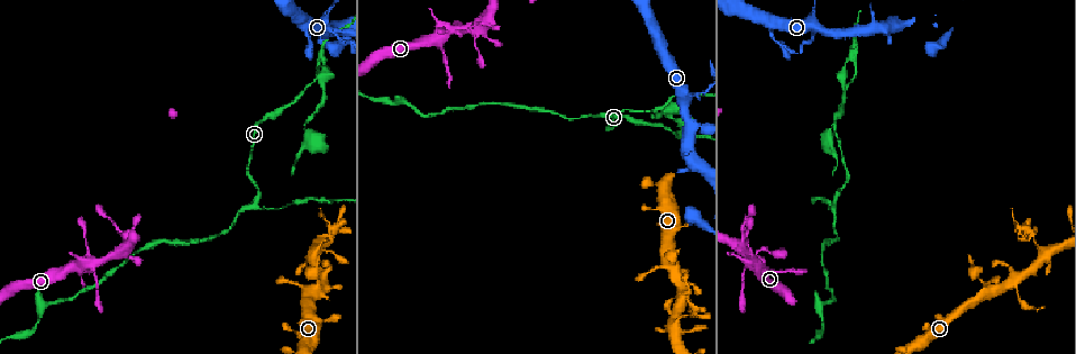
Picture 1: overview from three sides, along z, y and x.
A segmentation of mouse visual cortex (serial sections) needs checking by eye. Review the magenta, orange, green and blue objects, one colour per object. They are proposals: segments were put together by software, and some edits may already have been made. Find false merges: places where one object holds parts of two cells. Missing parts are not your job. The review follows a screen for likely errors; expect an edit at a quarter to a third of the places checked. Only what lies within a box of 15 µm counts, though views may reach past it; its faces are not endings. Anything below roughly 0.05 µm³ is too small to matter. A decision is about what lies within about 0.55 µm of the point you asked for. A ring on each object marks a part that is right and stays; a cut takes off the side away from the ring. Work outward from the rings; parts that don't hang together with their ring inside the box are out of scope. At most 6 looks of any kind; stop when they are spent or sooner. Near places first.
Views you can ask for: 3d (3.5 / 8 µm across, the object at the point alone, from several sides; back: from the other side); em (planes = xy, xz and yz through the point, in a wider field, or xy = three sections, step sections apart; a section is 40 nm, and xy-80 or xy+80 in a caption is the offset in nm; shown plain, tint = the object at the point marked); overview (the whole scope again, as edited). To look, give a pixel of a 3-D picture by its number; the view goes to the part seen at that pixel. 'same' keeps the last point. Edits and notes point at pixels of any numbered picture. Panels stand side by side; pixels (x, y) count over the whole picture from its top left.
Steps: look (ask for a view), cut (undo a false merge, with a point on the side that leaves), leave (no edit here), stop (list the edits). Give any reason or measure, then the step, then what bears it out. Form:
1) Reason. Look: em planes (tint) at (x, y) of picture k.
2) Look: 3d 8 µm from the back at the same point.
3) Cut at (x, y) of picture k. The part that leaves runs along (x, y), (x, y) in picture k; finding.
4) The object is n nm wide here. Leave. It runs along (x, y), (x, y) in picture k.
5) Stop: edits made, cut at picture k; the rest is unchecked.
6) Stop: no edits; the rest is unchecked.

Arms run side by side. Look: 3d 3.5 µm at (437, 39) of picture 1.

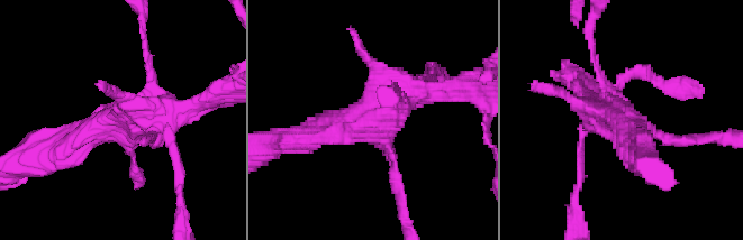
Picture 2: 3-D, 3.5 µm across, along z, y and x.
Look: em xy step 3 (tint) at (628, 122) of picture 2.

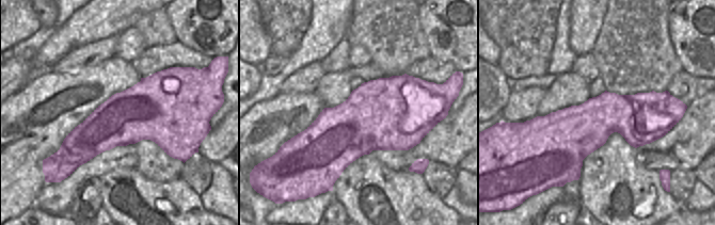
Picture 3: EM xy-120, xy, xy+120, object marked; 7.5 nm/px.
Leave. It runs along (302, 138), (434, 92) in picture 2; all the same cell.

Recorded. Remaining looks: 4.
Arms part here. Look: 3d 8 µm at (836, 205) of picture 1.

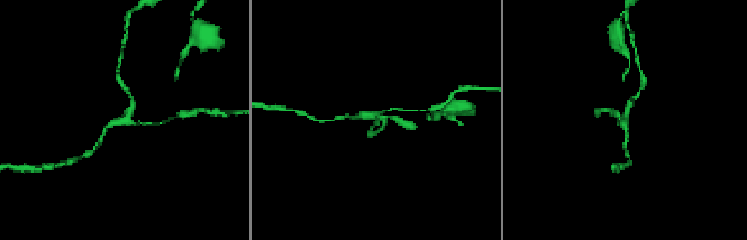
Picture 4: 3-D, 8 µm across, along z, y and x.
3 arms meet here; the arms are 100, 150, 150 nm wide; now the EM. Look: em xy step 1 (tint) at (626, 116) of picture 4.

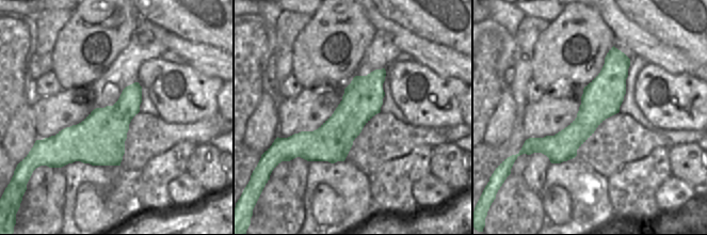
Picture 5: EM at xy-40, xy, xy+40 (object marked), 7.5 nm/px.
Leave. One cell here.

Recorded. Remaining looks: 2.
Narrows sharply. Look: 3d 3.5 µm from the back at (338, 38) of picture 1.

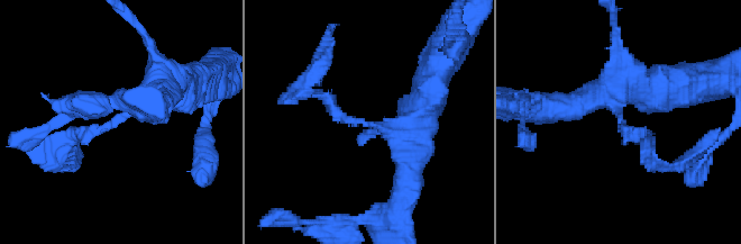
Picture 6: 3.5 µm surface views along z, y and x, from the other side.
The arms are 200, 450 nm wide; now the EM. Look: em xy step 3 (tint) at (117, 119) of picture 6.

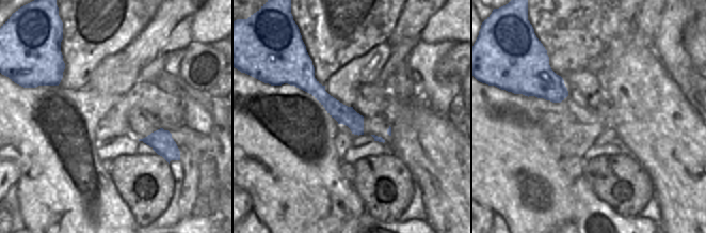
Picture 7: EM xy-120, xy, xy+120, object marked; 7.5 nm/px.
Cut at (338, 117) of picture 6. The part that leaves runs along (368, 125), (345, 119), (317, 91) in picture 6; a second cell is stuck on.

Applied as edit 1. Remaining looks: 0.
Stop: edits made, cut at picture 6; the rest is unchecked.

